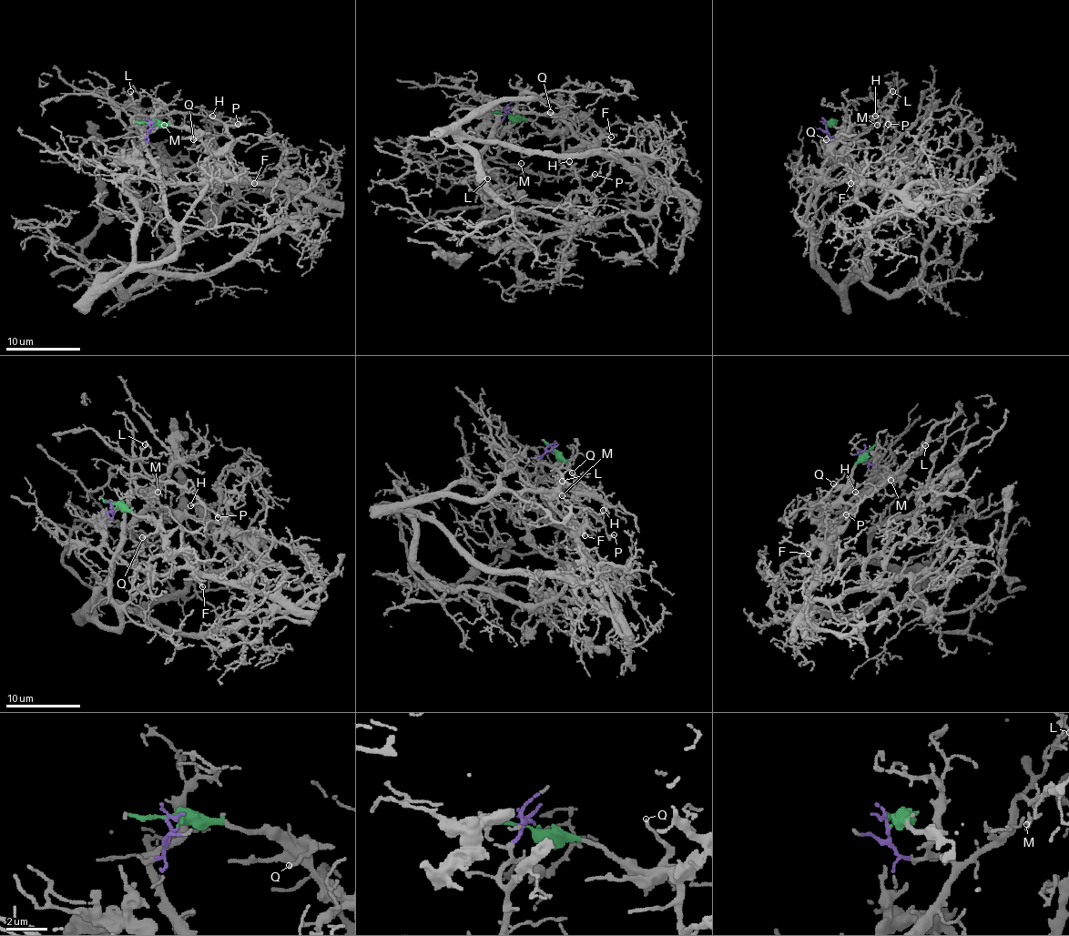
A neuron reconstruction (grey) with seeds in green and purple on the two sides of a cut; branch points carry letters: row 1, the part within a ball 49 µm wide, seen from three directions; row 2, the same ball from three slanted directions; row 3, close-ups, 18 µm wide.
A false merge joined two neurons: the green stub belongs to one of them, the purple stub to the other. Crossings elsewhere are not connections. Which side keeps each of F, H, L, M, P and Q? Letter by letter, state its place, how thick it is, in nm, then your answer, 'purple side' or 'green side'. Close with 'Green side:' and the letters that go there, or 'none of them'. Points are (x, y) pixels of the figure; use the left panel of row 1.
F: place (254, 183); calibre 240 nm; green side
H: place (212, 116); calibre 140 nm; purple side
L: place (130, 91); calibre 90 nm; purple side
M: place (164, 125); calibre 90 nm; purple side
P: place (238, 124); calibre 220 nm; purple side
Q: place (193, 139); calibre 120 nm; green side
Green side: F, Q

